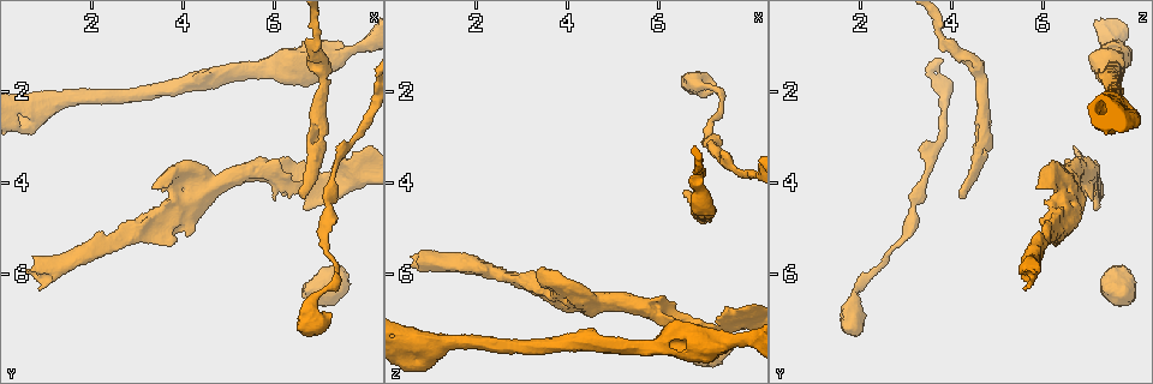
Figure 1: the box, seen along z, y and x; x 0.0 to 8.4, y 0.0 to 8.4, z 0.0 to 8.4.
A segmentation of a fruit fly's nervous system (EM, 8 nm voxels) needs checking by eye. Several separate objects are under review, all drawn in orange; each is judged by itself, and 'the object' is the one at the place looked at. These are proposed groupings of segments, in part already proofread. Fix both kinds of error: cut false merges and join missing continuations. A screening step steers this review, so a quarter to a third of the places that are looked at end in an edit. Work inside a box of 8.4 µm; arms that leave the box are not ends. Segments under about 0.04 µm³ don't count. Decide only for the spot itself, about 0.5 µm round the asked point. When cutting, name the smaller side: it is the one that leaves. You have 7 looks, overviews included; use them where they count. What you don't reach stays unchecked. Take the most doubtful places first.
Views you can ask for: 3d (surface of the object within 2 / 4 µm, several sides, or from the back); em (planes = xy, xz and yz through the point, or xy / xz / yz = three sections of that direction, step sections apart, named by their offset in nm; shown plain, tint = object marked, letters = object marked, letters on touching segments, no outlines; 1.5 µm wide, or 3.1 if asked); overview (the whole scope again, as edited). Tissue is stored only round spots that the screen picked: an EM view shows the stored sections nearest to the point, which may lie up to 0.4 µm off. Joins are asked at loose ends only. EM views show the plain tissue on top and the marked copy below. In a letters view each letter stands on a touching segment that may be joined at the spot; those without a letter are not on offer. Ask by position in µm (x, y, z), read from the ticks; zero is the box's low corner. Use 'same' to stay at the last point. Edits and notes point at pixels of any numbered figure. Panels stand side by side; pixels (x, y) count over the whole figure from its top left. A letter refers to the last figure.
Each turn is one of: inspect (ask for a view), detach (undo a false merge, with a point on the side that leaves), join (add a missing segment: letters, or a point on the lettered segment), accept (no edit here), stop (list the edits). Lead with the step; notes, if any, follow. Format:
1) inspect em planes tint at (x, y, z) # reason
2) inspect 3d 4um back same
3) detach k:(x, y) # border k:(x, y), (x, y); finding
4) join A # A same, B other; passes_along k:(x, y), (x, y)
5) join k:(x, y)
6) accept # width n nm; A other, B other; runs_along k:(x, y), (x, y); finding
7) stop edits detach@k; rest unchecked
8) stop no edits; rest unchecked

inspect 3d 4um at (6.80, 1.15, 4.05) # sudden change in width

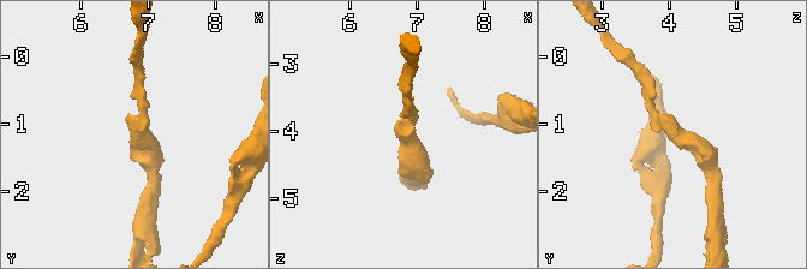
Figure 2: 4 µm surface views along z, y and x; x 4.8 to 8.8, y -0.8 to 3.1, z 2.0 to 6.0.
inspect em planes letters at (6.80, 1.10, 4.10) # shape alone is not enough

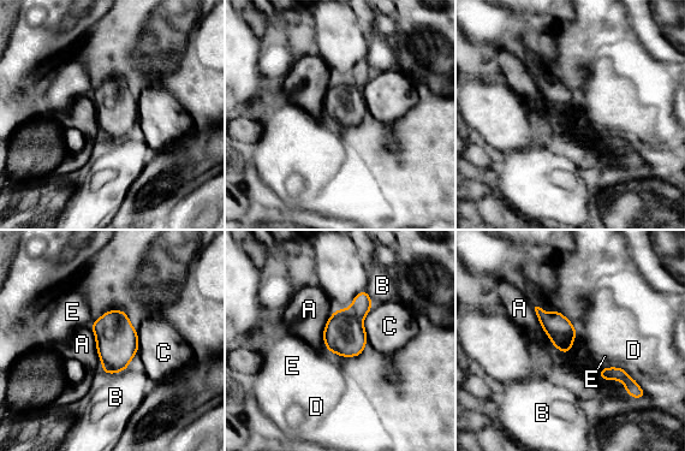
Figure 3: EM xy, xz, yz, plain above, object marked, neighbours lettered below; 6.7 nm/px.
accept # A other, B other, C other, D other, E other; all the same neuron

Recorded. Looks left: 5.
inspect em planes letters at (3.30, 4.10, 5.95)

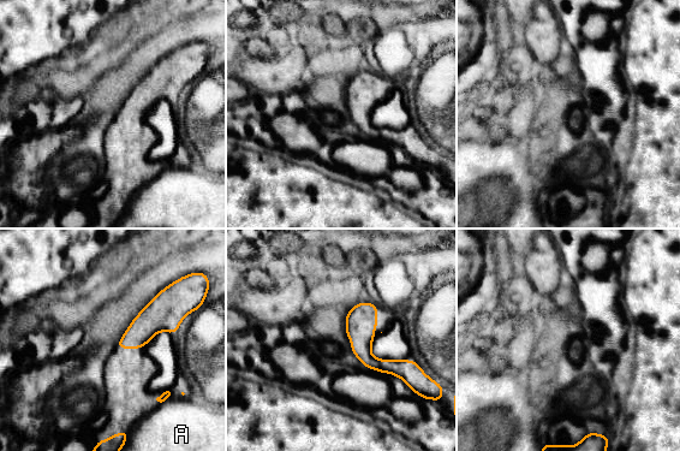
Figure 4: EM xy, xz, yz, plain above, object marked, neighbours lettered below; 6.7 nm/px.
accept # A other; border 4:(173, 396), (160, 403); none of them fits

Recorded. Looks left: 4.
inspect em xy step 8 letters at (7.75, 1.05, 7.50) # sudden change in width

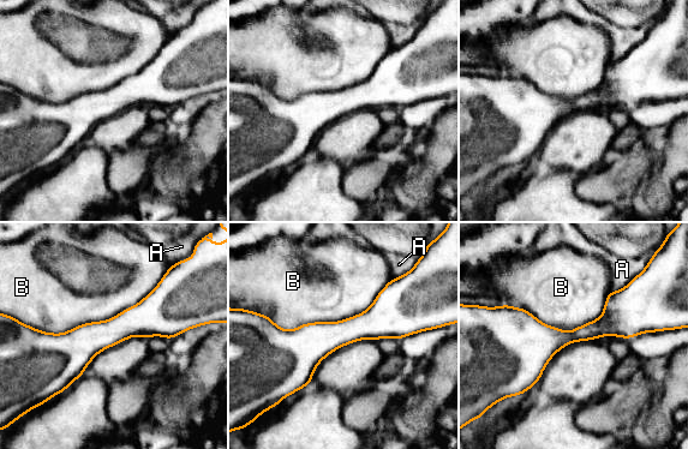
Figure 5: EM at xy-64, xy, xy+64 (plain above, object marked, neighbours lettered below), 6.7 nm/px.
accept # A other, B other; all the same neuron

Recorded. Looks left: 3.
stop no edits; rest unchecked

